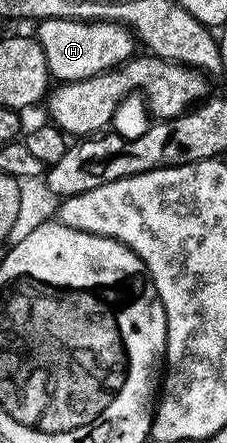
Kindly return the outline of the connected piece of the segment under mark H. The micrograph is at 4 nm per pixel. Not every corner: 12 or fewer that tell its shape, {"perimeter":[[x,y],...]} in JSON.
{"perimeter":[[51,18],[35,39],[57,82],[124,64],[134,33],[115,22]]}

